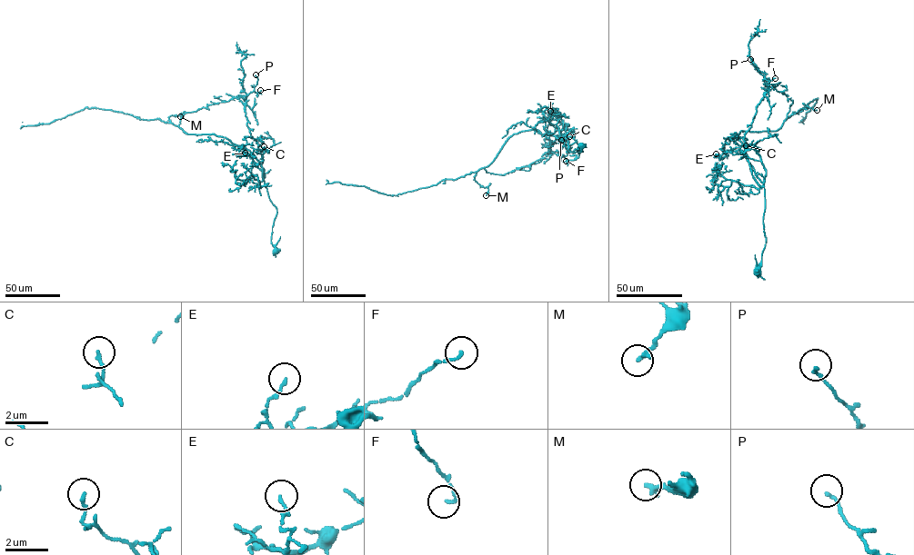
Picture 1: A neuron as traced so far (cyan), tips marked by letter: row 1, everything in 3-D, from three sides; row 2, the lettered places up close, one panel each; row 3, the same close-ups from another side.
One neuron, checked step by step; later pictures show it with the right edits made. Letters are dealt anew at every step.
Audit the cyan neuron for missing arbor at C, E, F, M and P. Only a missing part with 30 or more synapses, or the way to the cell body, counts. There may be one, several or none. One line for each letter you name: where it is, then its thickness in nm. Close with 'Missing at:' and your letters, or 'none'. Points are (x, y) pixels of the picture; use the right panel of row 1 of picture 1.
Missing at: none

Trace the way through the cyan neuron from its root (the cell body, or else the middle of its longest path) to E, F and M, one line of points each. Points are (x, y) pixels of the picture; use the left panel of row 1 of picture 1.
E: (276, 252), (271, 242), (276, 208), (265, 185), (263, 156), (256, 152), (246, 155), (245, 153)
F: (276, 252), (271, 242), (276, 208), (265, 185), (264, 152), (251, 136), (238, 98), (260, 90)
M: (276, 252), (271, 242), (276, 208), (258, 161), (225, 137), (186, 133), (169, 119), (180, 116)

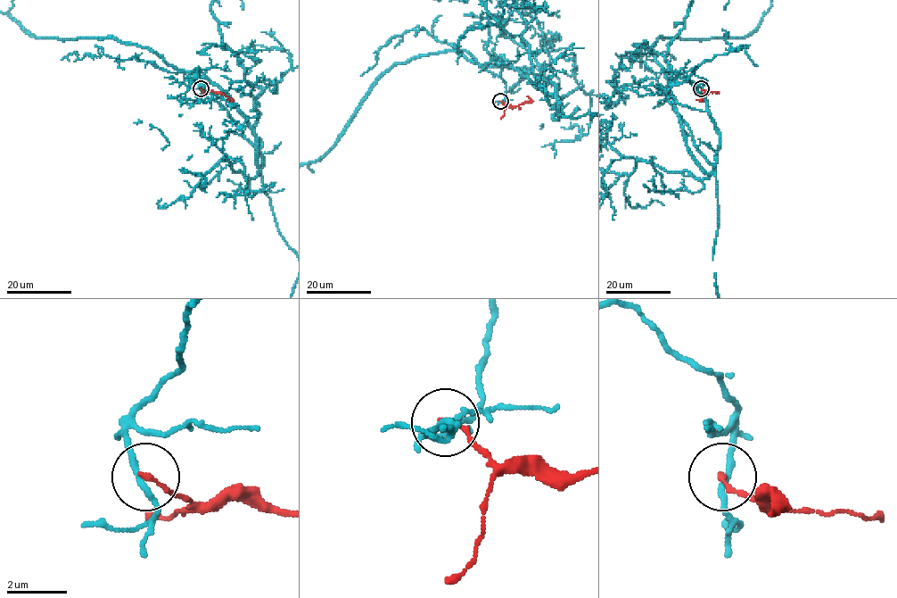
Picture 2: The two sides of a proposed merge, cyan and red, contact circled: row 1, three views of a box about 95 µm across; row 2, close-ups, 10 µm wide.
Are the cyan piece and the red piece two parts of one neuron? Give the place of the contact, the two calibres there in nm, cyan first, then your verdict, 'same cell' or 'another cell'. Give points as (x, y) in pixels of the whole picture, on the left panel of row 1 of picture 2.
place (201, 88); calibres 190 and 170 nm; another cell

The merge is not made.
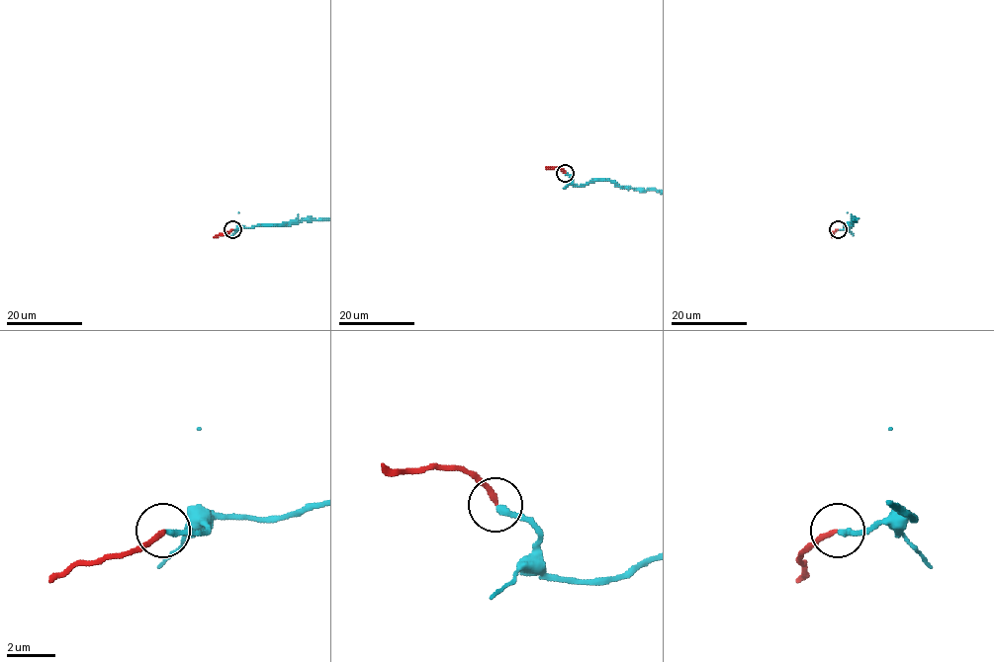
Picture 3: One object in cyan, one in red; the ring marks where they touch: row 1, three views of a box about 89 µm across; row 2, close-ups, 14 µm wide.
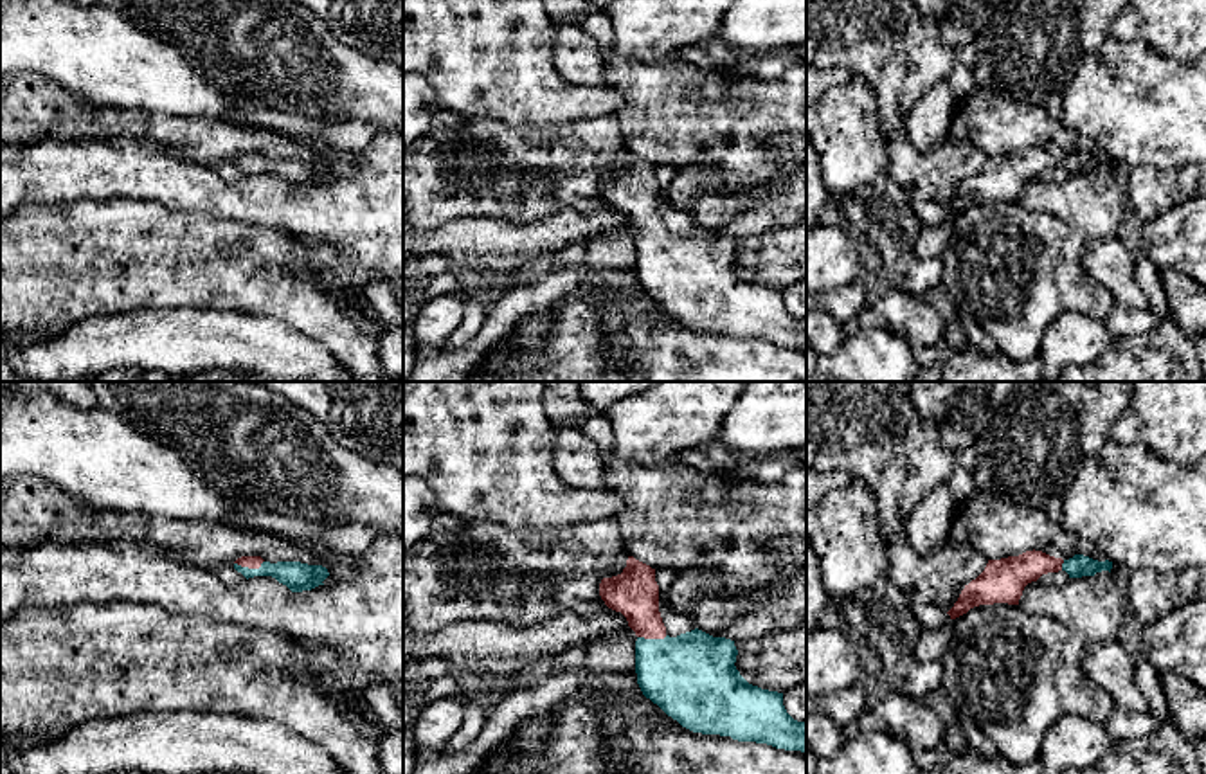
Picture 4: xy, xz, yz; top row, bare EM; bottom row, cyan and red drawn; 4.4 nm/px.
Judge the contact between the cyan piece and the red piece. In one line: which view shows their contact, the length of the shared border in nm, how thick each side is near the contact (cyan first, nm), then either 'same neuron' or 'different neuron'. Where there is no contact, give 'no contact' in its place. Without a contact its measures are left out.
xy | 140 nm | 130/60 nm | same neuron

